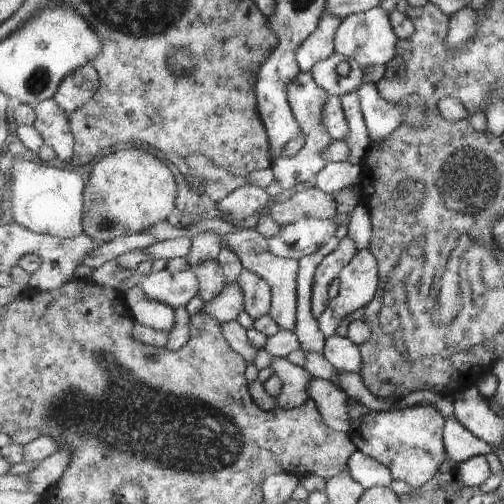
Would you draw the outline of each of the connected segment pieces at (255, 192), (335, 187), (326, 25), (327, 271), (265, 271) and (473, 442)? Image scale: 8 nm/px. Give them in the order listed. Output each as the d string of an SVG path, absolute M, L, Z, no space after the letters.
M246 184L218 203L217 209L227 214L227 220L239 223L259 210L267 211L272 203L265 189Z
M351 161L329 163L315 177L316 186L334 196L345 188L359 185L361 181L361 166Z
M329 11L322 14L318 29L299 47L296 52L300 70L311 73L313 67L322 60L328 59L336 52L335 40L337 29L343 24L344 19L335 16Z
M347 235L331 254L328 254L317 267L312 290L312 313L318 318L327 310L330 303L329 286L339 273L355 258L358 248Z
M241 229L234 233L219 235L222 240L222 248L229 247L238 259L244 264L244 268L263 277L272 288L272 309L270 315L284 330L295 332L298 313L298 270L300 262L295 259L286 259L275 256L271 252L268 238L254 229Z
M449 416L444 426L444 442L448 458L461 464L473 457L485 458L495 448L469 432L455 416Z

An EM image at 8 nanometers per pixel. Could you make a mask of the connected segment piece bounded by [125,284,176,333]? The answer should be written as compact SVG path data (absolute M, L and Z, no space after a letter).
M139 284L133 286L125 295L126 303L137 323L166 333L170 333L176 327L175 309L147 298Z

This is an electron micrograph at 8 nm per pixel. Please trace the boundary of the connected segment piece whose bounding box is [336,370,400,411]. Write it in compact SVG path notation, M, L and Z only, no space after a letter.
M336 370L336 375L338 385L345 394L352 400L355 400L355 402L363 404L365 408L369 408L370 411L387 411L399 399L400 395L391 395L391 398L383 399L375 397L365 387L362 376L359 373Z

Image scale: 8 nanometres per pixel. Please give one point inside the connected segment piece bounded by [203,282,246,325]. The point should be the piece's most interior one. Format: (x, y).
(227, 307)

